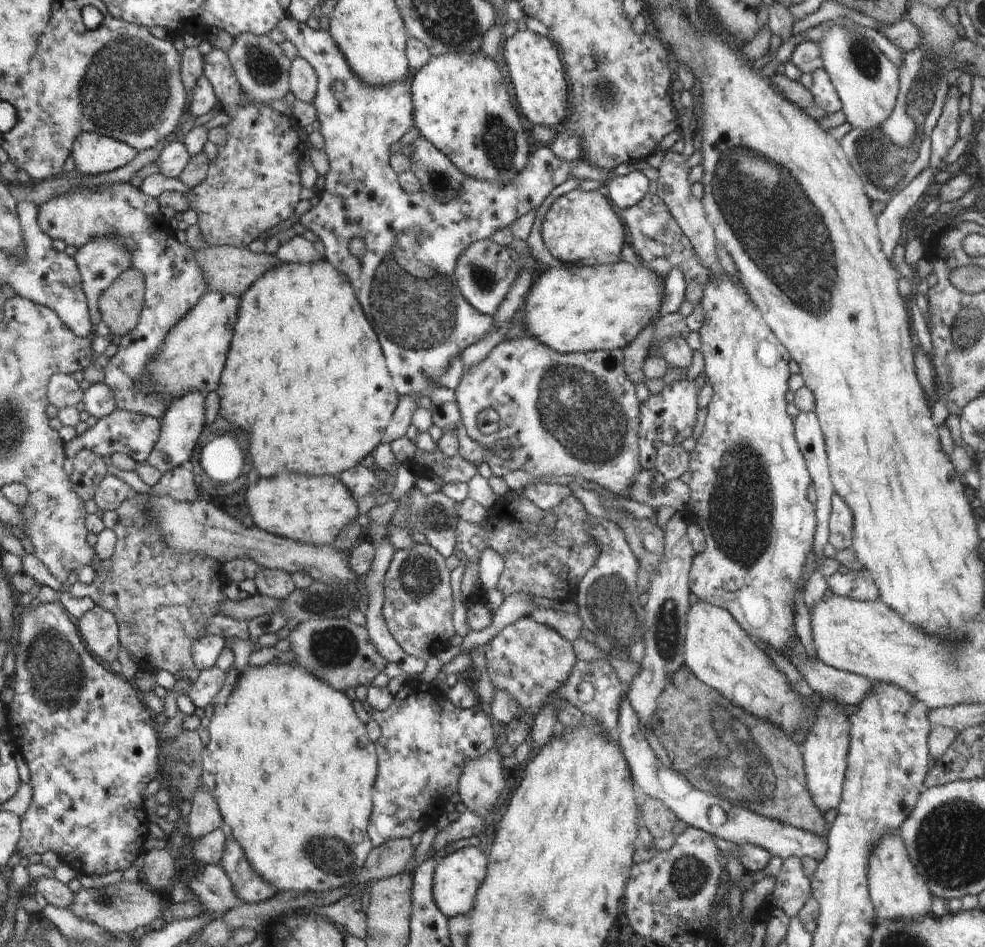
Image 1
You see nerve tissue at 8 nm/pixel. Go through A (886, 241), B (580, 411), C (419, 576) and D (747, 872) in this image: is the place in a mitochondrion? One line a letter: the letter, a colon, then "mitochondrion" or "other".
A: other
B: mitochondrion
C: mitochondrion
D: other

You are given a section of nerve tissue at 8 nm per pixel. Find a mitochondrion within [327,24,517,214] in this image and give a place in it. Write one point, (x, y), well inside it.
(438, 180)

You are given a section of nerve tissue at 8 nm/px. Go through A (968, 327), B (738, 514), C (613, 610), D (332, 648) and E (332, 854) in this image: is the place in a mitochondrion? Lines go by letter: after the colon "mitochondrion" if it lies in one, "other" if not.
A: mitochondrion
B: mitochondrion
C: mitochondrion
D: mitochondrion
E: mitochondrion

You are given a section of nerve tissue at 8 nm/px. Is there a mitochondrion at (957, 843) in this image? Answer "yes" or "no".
yes

